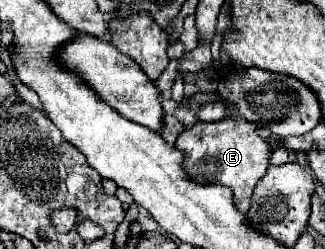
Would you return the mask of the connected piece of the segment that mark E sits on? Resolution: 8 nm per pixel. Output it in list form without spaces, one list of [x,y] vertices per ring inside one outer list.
[[[233,118],[193,124],[179,134],[175,148],[185,154],[183,170],[191,176],[191,180],[201,184],[223,184],[233,190],[235,202],[241,202],[253,194],[255,184],[267,172],[271,152],[271,146],[257,134],[255,124]]]

